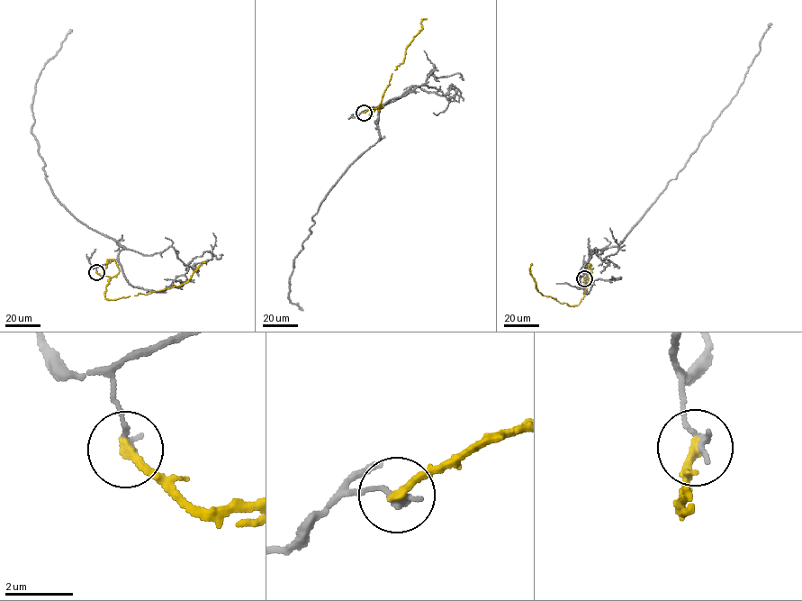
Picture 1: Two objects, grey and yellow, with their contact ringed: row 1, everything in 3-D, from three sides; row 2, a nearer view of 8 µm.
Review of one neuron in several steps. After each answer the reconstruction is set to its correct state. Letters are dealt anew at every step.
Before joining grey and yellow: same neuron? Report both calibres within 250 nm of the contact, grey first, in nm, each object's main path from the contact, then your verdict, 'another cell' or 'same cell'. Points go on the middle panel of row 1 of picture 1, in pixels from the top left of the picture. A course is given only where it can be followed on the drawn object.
200/260 nm | grey via (364, 113), (377, 108), (378, 141), (330, 188), (293, 261), (288, 296), (303, 310) | yellow via (364, 113), (380, 109), (391, 75), (403, 61), (405, 49), (422, 28), (421, 20), (427, 19) | another cell

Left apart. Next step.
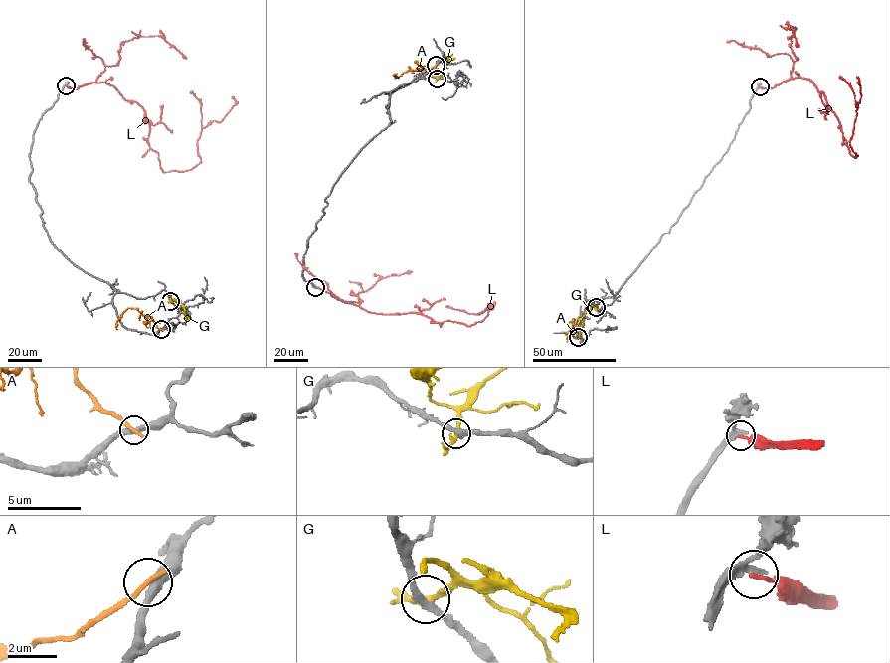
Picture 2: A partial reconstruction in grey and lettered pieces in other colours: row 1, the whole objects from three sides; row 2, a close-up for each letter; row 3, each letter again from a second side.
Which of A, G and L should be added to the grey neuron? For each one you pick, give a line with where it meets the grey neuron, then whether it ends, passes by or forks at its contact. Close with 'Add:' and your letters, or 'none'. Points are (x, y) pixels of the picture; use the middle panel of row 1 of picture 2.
L: meets grey at (315, 287); it ends there
Add: L

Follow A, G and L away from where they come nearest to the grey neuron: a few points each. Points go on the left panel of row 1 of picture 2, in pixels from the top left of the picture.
A: (161, 329), (150, 315), (127, 308), (116, 321), (117, 329)
G: (171, 301), (180, 302), (185, 322)
L: (66, 85), (108, 83), (137, 102), (164, 172), (201, 161), (201, 130), (220, 122), (235, 104), (232, 96)

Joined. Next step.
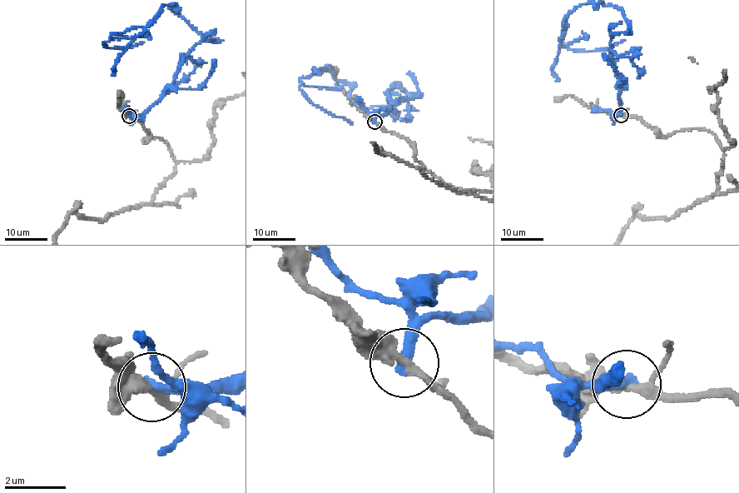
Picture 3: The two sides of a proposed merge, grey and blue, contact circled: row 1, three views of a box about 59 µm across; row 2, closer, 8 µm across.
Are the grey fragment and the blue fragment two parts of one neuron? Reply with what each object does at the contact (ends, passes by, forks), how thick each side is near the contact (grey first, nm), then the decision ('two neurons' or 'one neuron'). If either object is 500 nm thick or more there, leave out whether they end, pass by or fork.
grey forks there; blue ends there; 280 nm thick on the grey side, 340 nm on the other; two neurons

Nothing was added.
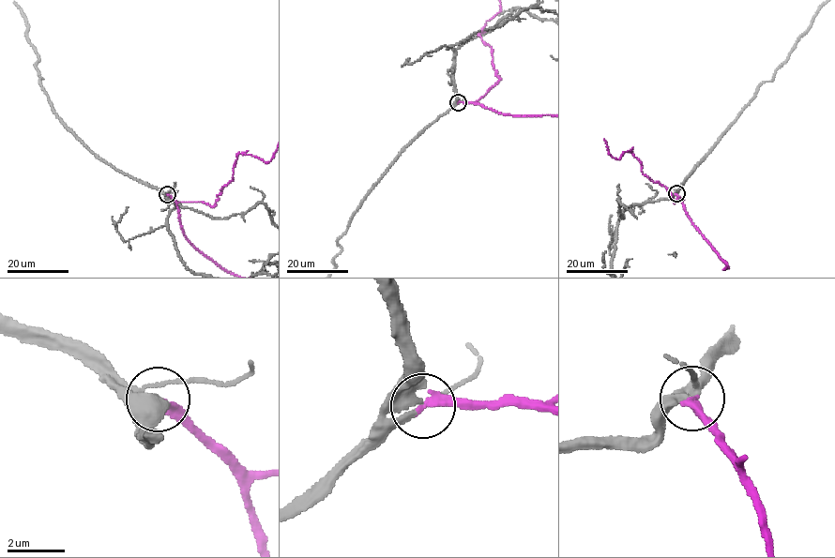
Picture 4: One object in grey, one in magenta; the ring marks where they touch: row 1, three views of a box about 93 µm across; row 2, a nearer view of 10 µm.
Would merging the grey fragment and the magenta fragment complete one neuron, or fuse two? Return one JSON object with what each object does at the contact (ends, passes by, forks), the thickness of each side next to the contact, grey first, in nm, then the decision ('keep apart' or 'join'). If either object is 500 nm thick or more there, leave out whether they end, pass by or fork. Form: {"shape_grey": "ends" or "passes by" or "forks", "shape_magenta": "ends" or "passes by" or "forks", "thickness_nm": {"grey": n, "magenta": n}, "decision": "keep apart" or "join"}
{"shape_grey": "ends", "shape_magenta": "ends", "thickness_nm": {"grey": 440, "magenta": 300}, "decision": "join"}

